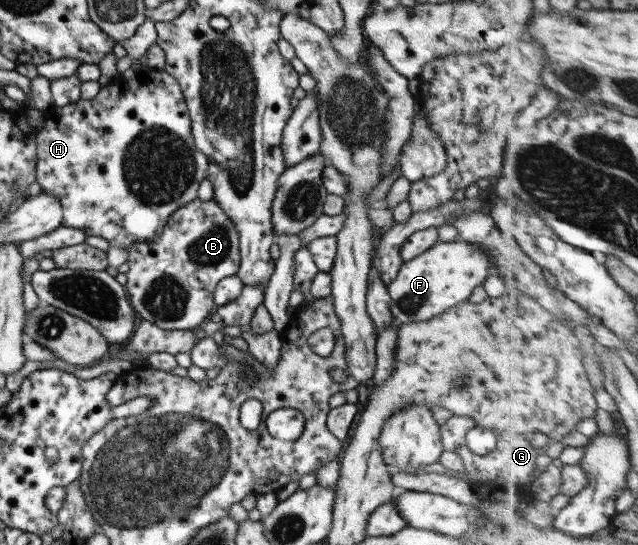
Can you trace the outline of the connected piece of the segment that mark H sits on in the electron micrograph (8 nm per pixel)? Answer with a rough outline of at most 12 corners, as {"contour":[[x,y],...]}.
{"contour":[[118,75],[44,113],[60,226],[155,242],[210,162],[180,84]]}

